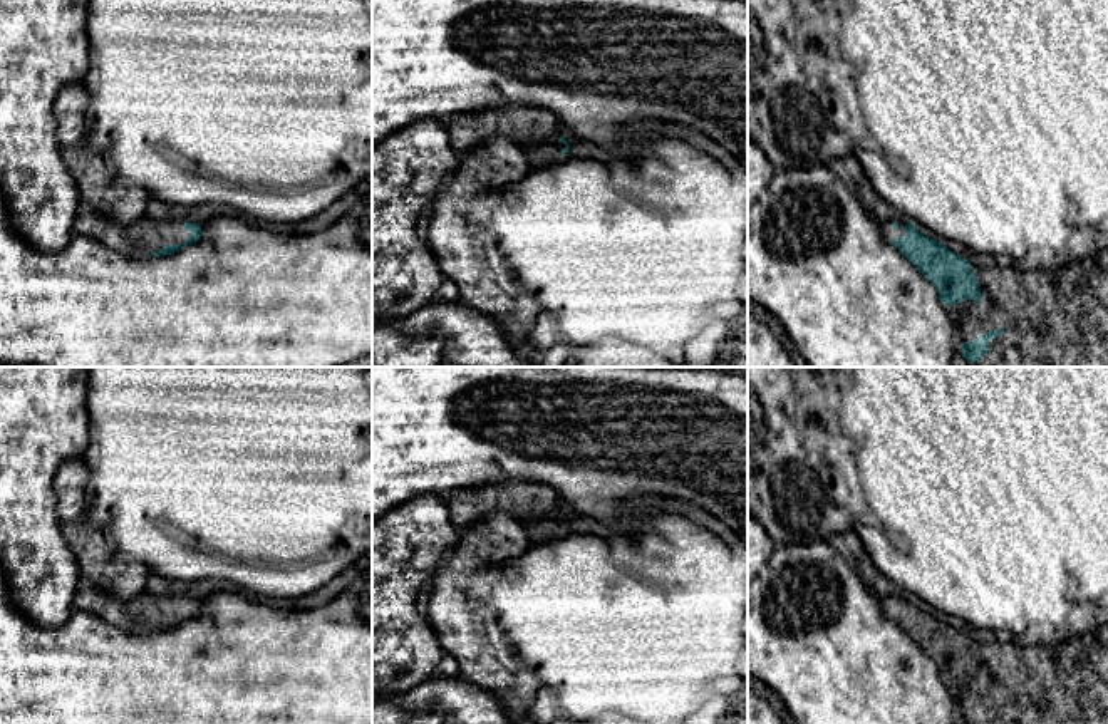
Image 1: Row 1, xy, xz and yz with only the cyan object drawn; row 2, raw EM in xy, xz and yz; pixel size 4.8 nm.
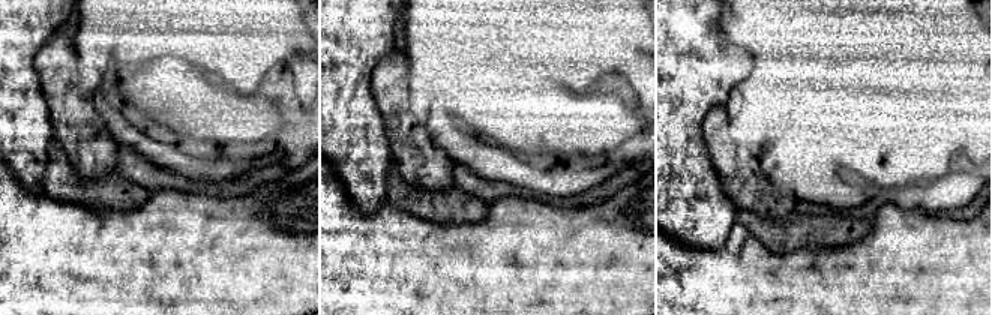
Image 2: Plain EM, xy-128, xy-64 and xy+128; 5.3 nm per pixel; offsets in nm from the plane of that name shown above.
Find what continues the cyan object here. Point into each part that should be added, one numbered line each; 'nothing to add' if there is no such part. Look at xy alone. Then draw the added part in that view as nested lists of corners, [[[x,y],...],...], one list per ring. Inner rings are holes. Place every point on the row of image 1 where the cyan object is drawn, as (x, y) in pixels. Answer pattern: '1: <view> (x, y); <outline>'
1: xy (138, 240); [[[80,199],[74,221],[74,233],[94,238],[126,258],[149,258],[164,245],[183,245],[189,233],[179,220],[154,220],[142,213],[132,223],[117,223],[107,215],[97,213]]]

